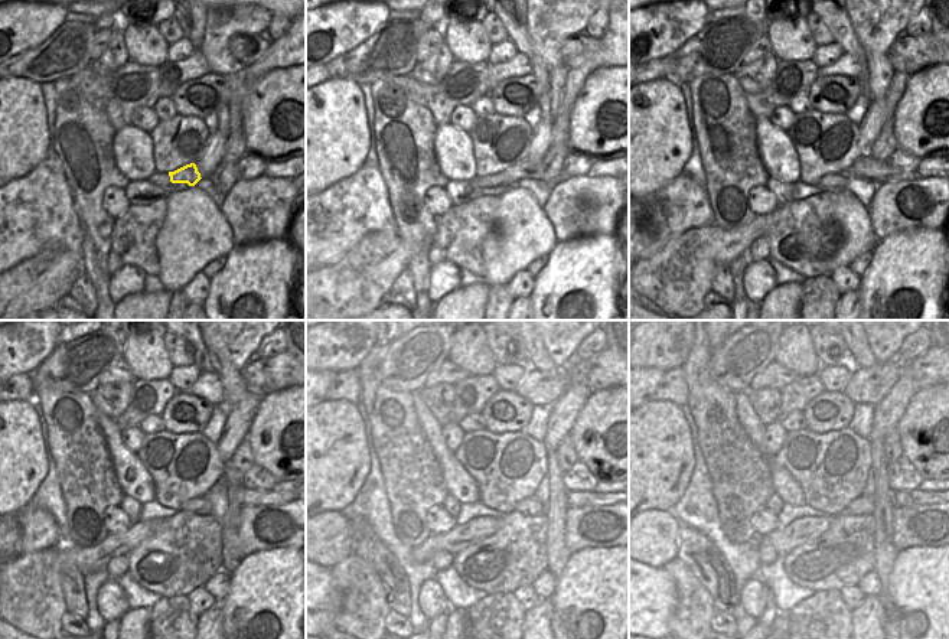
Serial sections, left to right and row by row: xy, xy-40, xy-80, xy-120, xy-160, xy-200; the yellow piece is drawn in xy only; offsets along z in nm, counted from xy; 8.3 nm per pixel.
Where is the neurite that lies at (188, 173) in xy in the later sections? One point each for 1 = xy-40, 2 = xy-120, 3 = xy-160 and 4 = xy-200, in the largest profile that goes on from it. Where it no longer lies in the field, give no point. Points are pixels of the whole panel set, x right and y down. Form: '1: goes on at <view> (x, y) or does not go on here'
1: goes on at xy-40 (535, 169)
2: goes on at xy-120 (244, 496)
3: goes on at xy-160 (573, 498)
4: goes on at xy-200 (907, 498)

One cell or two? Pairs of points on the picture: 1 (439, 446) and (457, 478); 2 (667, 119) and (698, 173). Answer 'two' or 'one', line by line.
1: one
2: two

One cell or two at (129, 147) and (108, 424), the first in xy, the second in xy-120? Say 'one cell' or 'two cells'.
one cell

